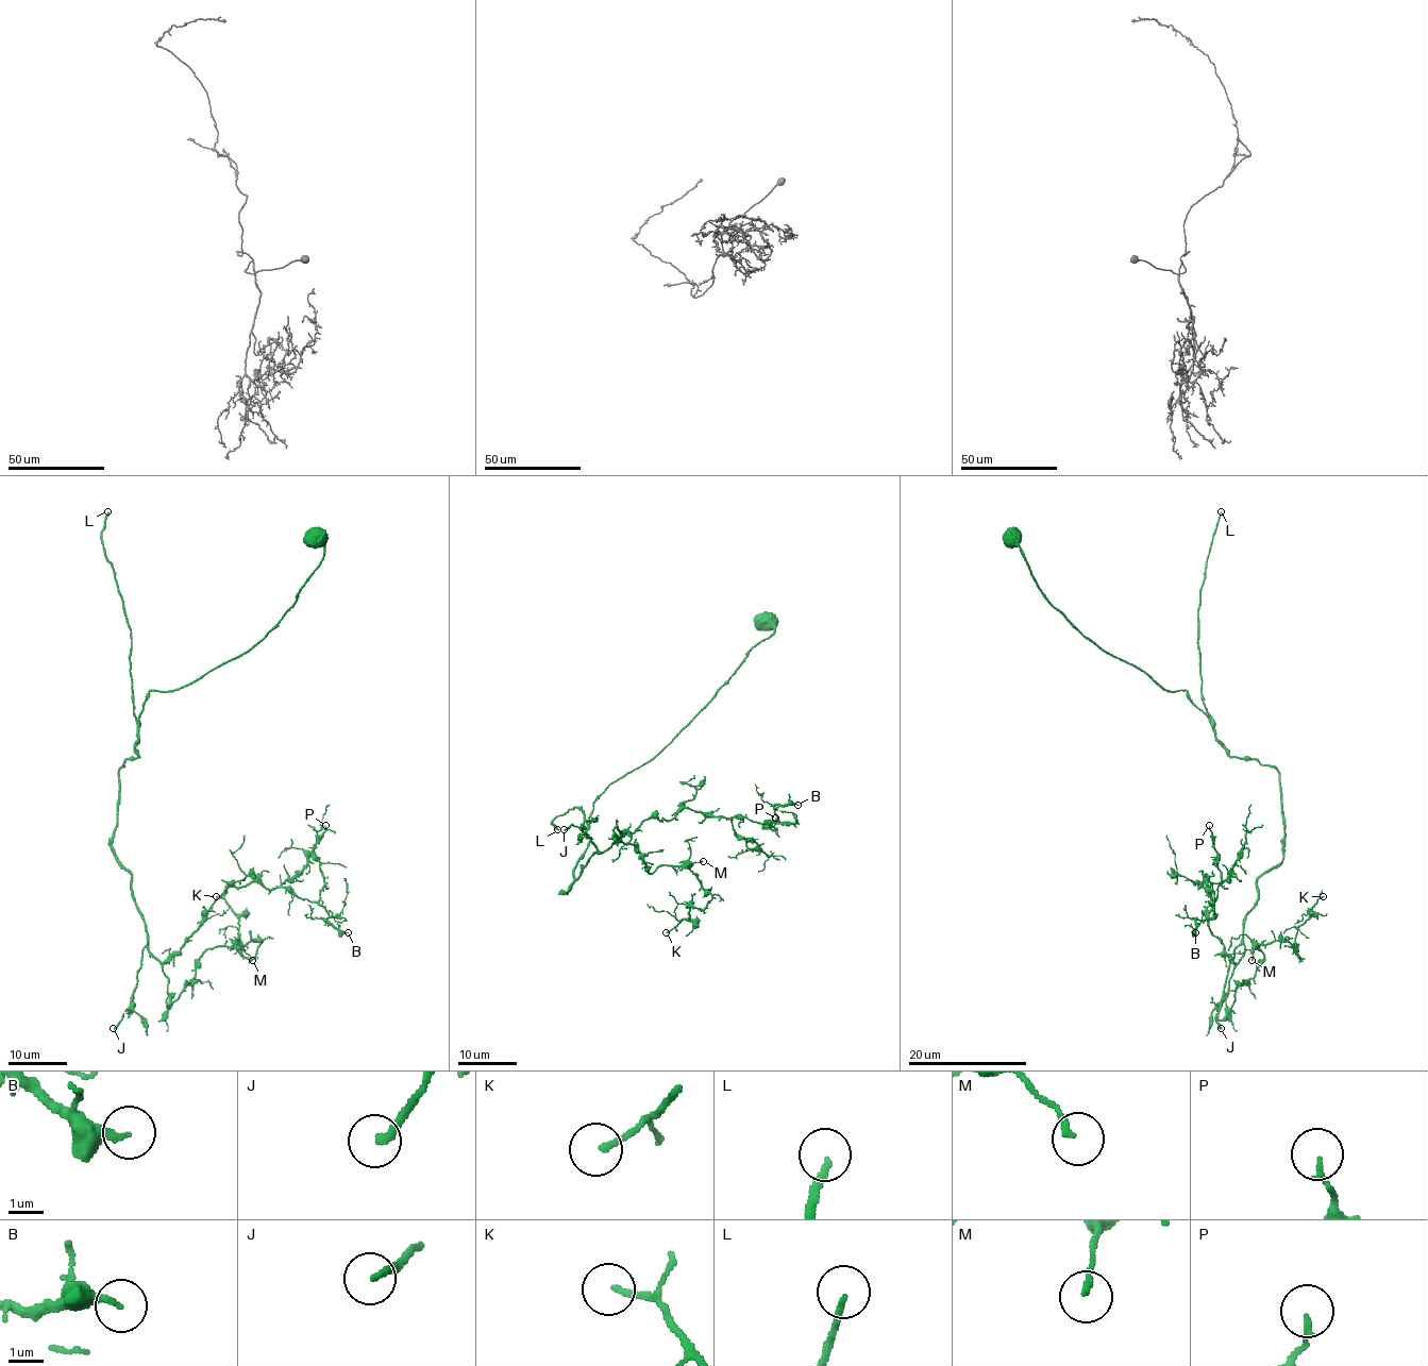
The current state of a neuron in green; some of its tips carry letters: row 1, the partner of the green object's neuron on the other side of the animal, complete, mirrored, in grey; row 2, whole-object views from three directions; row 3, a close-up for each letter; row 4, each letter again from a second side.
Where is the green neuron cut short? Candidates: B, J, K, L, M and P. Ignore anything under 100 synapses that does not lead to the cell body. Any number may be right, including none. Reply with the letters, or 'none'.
J, L

